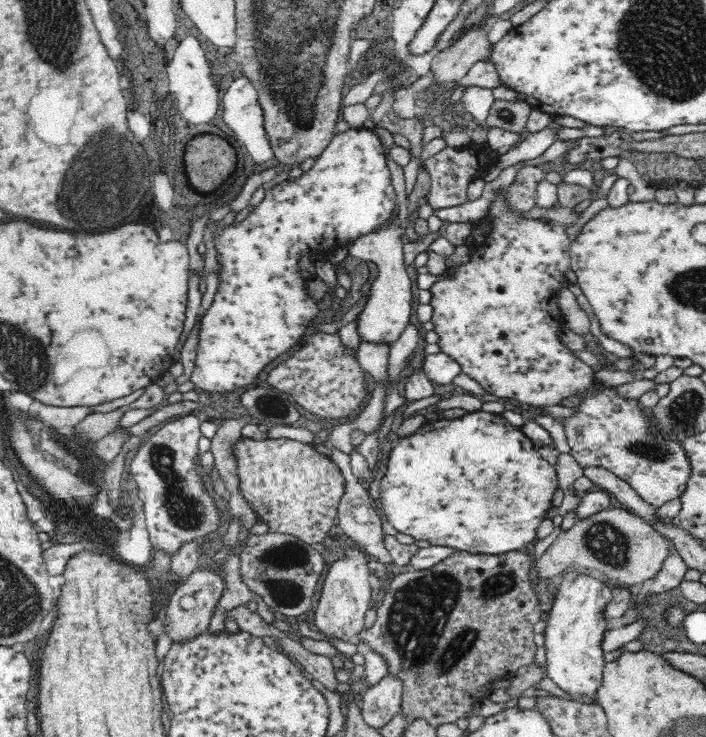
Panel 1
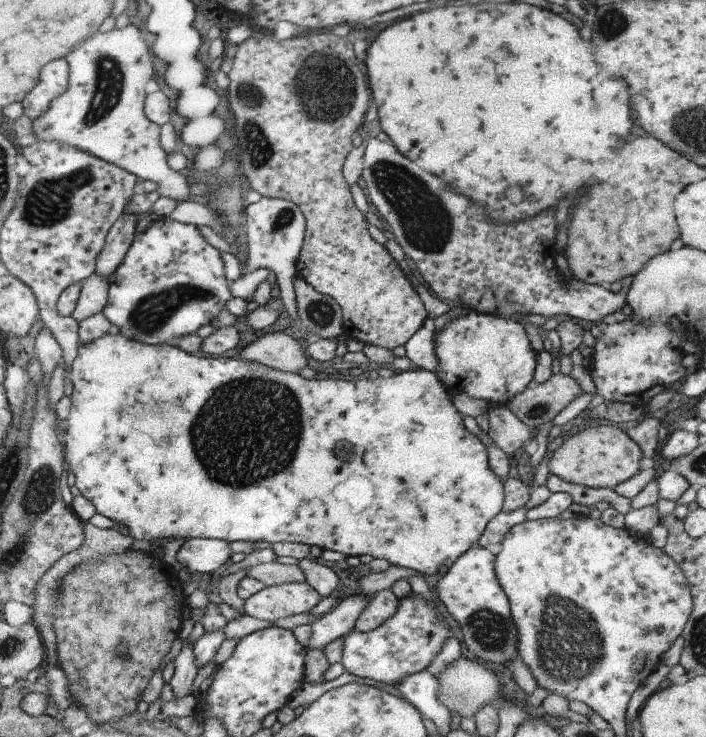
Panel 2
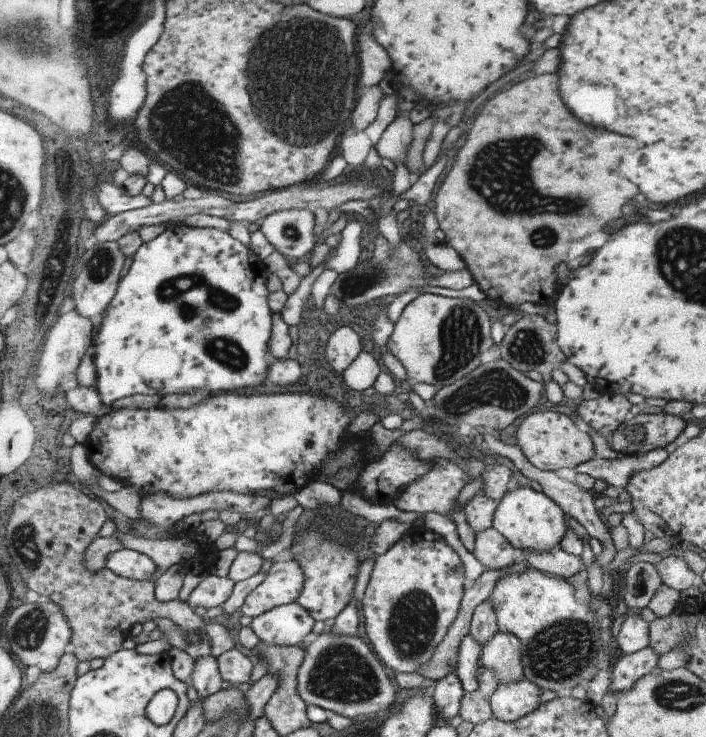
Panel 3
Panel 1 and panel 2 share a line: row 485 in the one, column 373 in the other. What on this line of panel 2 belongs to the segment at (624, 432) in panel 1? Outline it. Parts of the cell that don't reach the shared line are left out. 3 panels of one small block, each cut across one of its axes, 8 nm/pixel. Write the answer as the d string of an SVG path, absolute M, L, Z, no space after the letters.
M409 595L398 602L397 616L389 618L377 630L366 633L351 631L343 640L341 665L345 672L371 680L381 686L397 686L407 676L425 671L437 658L447 640L451 638L451 626L443 612L425 598Z

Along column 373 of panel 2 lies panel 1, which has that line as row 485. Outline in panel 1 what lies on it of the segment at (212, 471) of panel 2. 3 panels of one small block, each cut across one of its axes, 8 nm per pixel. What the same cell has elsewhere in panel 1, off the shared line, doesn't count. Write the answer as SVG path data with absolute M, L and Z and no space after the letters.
M476 411L466 413L457 419L439 419L425 421L424 424L408 438L399 438L390 450L387 470L379 484L379 502L386 514L386 520L392 524L399 533L413 536L416 540L428 541L430 545L452 547L466 552L486 552L504 554L510 550L523 549L523 547L537 539L537 528L546 518L546 513L552 508L552 496L557 489L557 472L539 453L534 443L521 431L510 423L500 413Z

